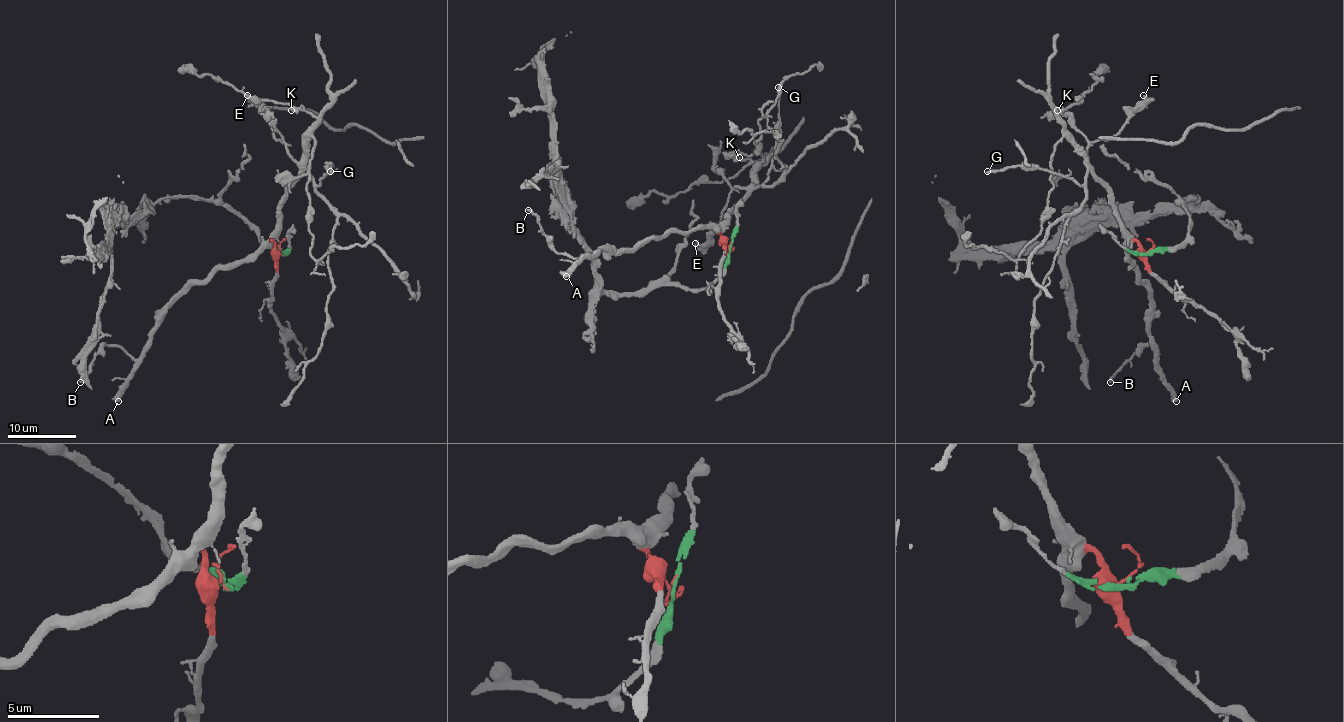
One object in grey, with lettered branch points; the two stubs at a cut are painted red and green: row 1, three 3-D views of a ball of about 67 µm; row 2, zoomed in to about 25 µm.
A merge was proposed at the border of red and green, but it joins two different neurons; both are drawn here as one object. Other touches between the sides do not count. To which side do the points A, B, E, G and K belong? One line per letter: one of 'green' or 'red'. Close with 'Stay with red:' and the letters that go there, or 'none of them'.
A: red
B: red
E: red
G: red
K: red
Stay with red: A, B, E, G, K

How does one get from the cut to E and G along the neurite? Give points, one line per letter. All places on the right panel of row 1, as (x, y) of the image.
E: (1146, 252), (1122, 227), (1111, 191), (1094, 174), (1087, 146), (1094, 141), (1111, 138), (1147, 100), (1144, 95)
G: (1146, 252), (1122, 227), (1110, 191), (1089, 170), (1079, 186), (1067, 177), (1041, 168), (1012, 165), (987, 172)

